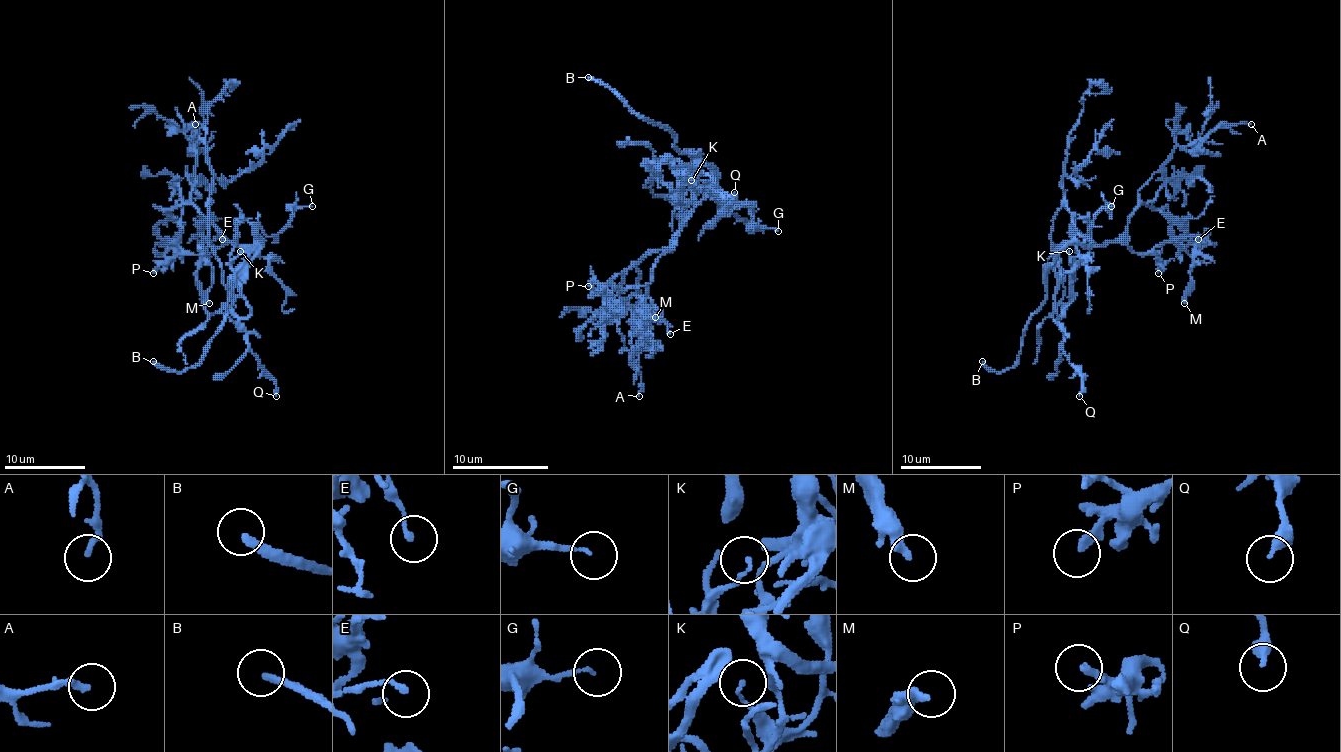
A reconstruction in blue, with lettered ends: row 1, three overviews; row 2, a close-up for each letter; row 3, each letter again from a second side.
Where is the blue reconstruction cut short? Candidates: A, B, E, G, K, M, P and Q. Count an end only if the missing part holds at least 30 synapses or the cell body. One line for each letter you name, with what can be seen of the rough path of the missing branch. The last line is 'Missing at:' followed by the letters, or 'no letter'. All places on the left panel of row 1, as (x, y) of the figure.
P: Course of what is missing: (153, 273), (139, 265), (103, 263), (109, 267), (111, 287)
Missing at: B, P

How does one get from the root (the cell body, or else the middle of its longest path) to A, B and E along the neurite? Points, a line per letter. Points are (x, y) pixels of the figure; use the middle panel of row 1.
A: (684, 185), (679, 202), (691, 216), (667, 247), (634, 262), (639, 396)
B: (684, 185), (691, 173), (691, 156), (677, 149), (674, 137), (665, 127), (634, 113), (607, 87), (588, 77)
E: (684, 185), (679, 202), (691, 209), (691, 216), (677, 242), (658, 259), (648, 283), (648, 298), (670, 334)

